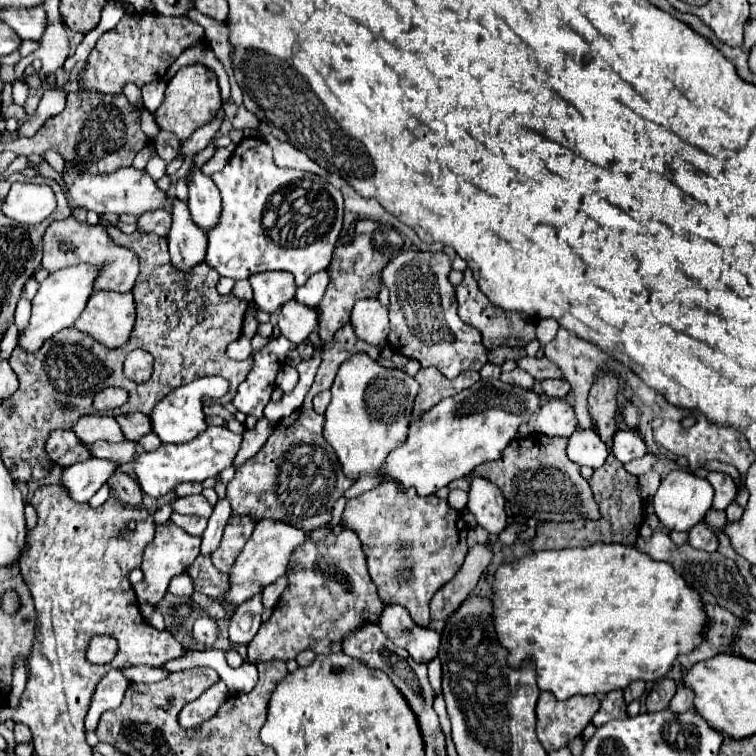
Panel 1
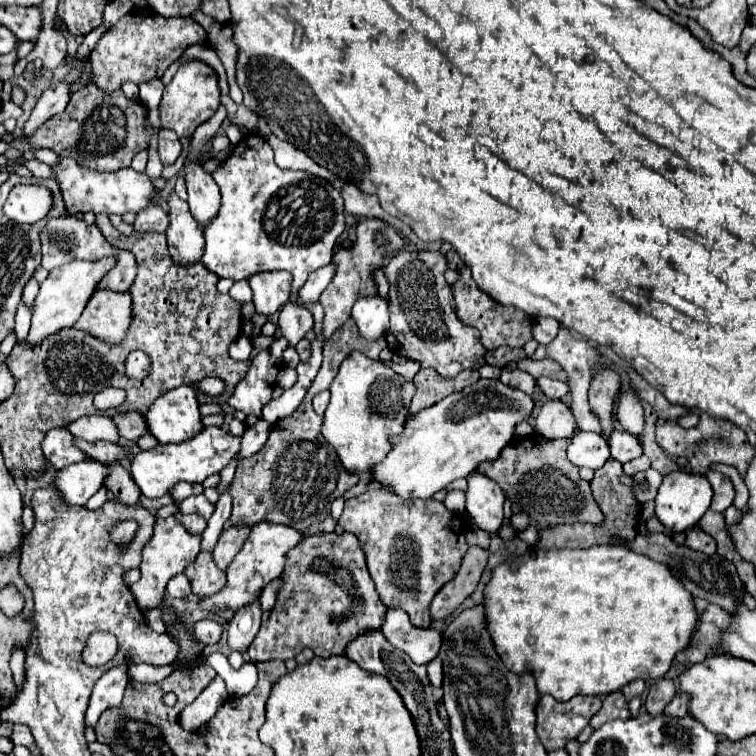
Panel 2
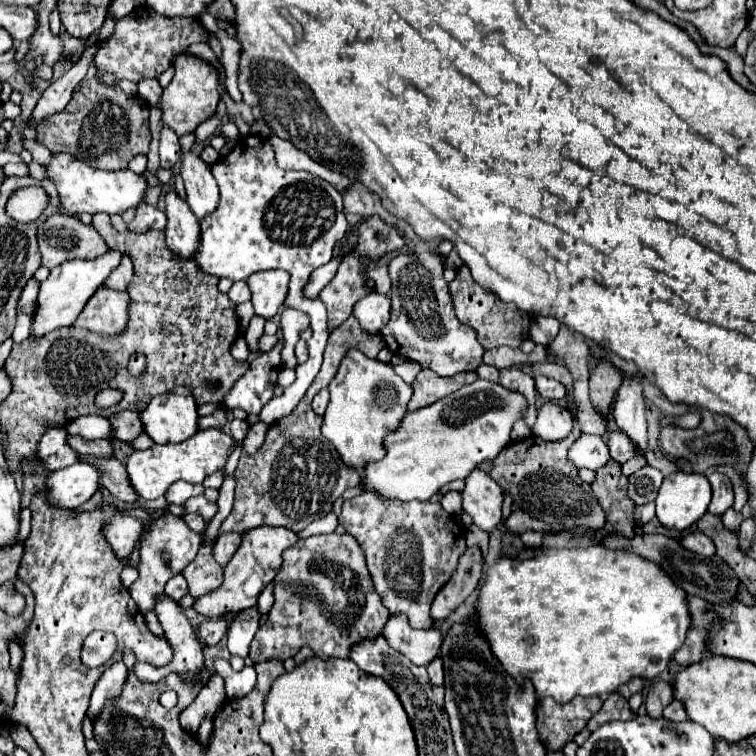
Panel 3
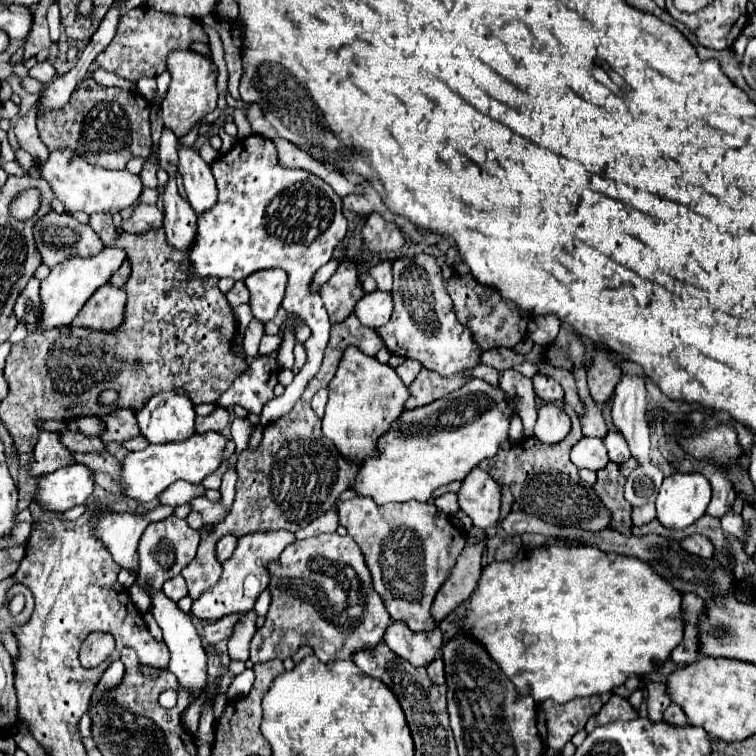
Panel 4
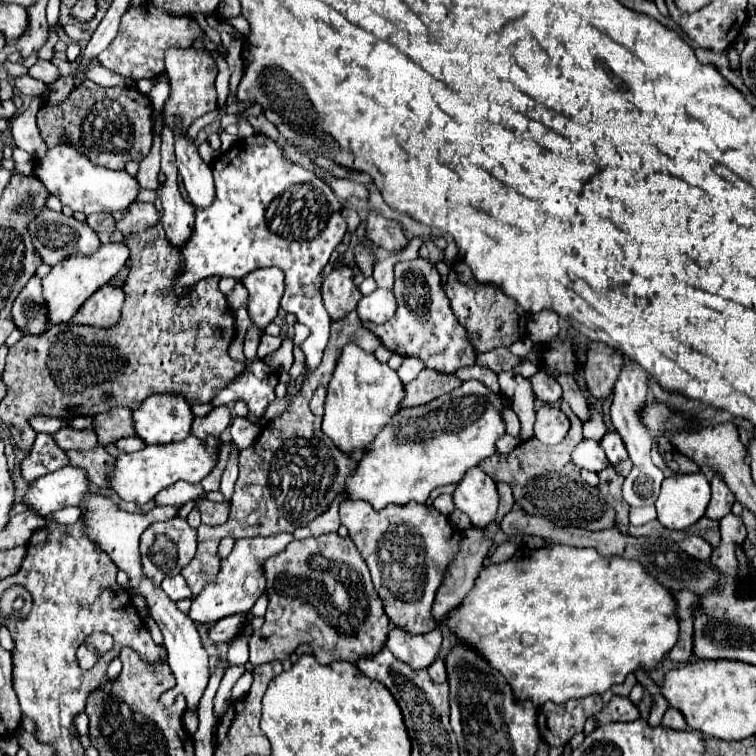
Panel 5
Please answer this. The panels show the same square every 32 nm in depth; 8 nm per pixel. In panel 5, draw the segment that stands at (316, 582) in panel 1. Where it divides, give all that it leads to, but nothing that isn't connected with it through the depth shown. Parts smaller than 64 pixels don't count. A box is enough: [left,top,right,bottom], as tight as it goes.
[248,534,390,666]

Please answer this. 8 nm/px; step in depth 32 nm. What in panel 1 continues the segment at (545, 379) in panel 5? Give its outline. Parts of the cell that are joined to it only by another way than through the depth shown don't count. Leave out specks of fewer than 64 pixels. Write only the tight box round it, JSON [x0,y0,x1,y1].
[540,380,570,398]

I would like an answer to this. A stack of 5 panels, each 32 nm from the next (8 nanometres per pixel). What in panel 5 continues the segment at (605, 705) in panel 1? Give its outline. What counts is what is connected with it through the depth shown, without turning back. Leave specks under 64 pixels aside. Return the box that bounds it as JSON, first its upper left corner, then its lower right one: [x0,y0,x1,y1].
[584,696,640,734]

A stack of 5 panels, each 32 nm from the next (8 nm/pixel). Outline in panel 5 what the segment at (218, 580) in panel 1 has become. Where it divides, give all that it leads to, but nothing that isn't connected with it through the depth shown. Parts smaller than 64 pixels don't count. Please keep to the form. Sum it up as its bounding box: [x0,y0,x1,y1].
[182,310,380,596]

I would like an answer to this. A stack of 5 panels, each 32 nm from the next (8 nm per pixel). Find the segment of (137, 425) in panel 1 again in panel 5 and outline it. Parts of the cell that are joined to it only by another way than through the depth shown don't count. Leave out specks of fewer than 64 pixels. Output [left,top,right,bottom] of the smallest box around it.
[92,408,134,446]

